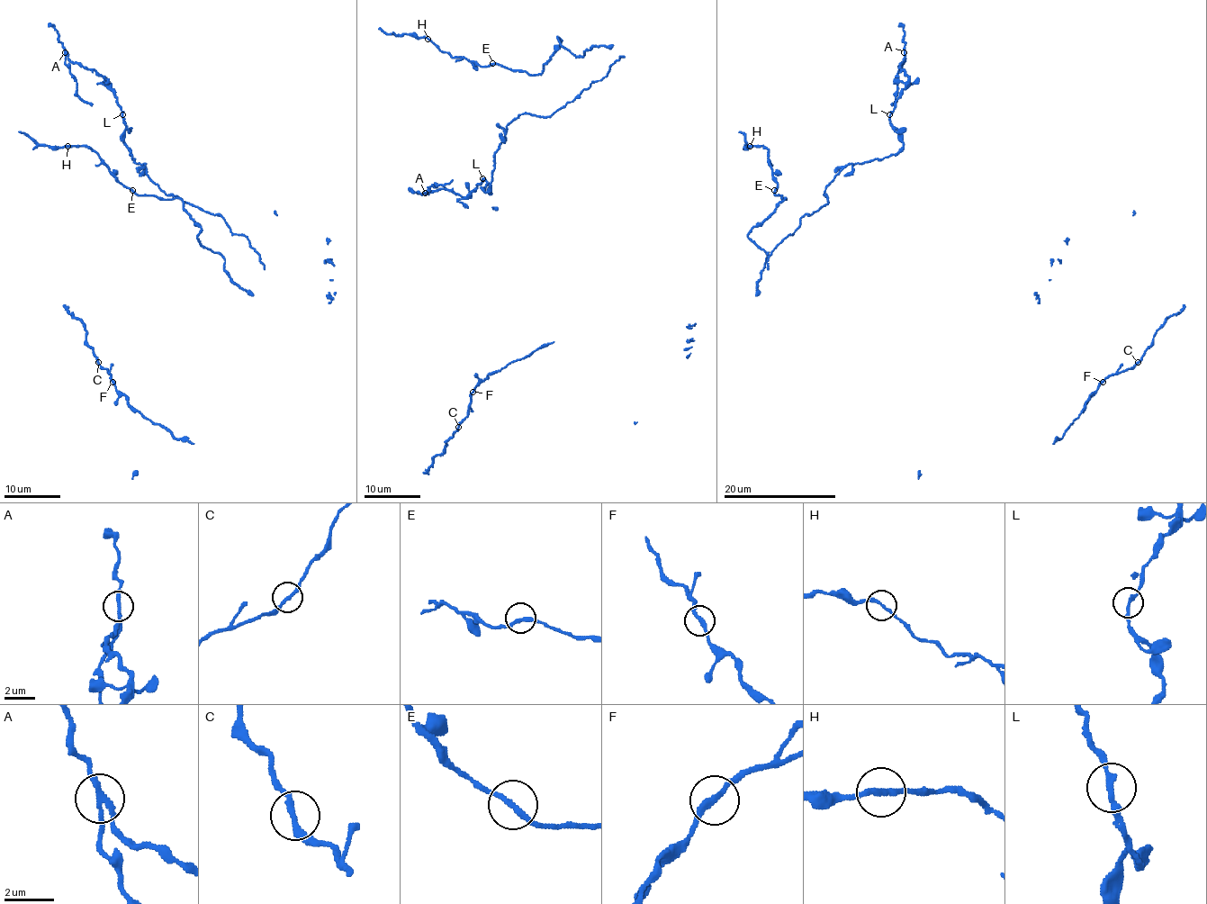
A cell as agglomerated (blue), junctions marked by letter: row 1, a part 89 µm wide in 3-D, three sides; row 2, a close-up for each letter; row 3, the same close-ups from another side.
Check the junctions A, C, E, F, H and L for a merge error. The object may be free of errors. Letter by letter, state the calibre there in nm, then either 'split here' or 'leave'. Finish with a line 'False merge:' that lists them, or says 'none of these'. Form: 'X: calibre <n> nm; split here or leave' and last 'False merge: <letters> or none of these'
A: calibre 180 nm; split here
C: calibre 220 nm; leave
E: calibre 220 nm; leave
F: calibre 200 nm; leave
H: calibre 220 nm; leave
L: calibre 200 nm; leave
False merge: A

